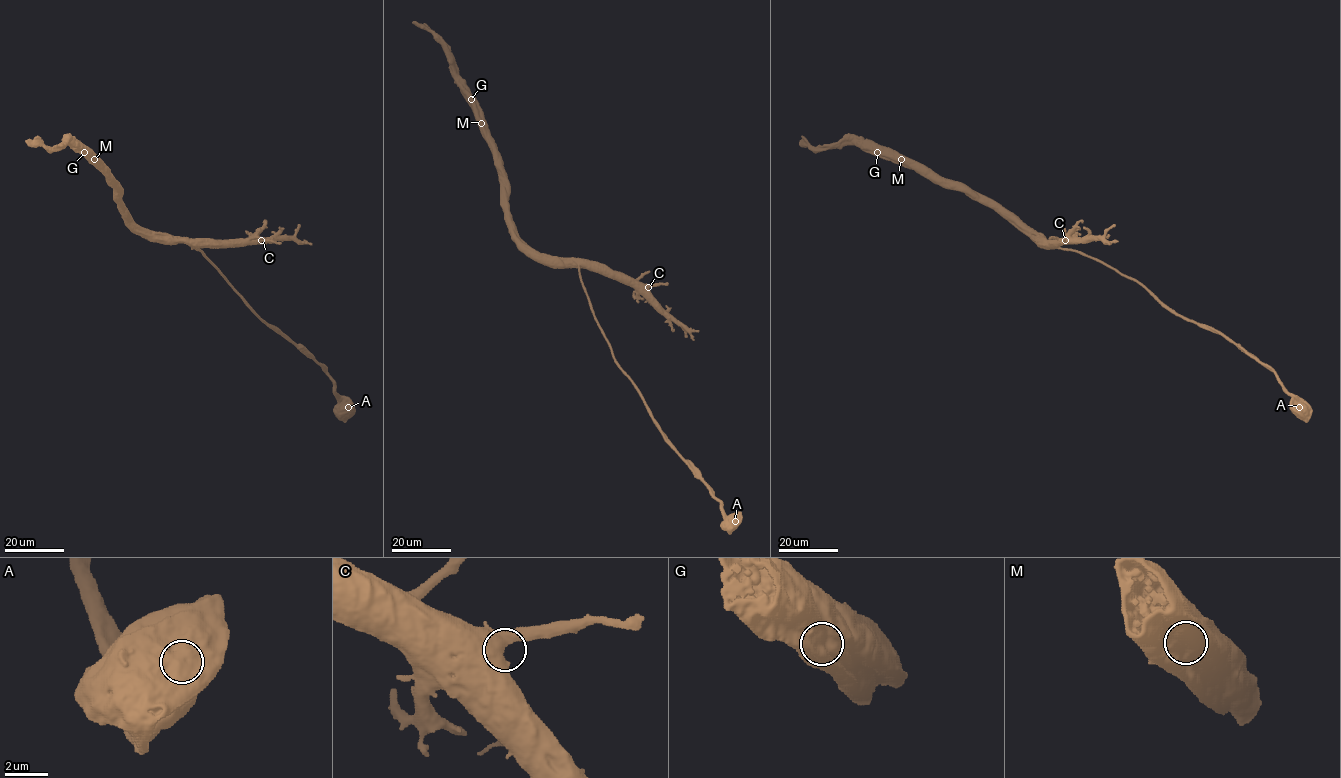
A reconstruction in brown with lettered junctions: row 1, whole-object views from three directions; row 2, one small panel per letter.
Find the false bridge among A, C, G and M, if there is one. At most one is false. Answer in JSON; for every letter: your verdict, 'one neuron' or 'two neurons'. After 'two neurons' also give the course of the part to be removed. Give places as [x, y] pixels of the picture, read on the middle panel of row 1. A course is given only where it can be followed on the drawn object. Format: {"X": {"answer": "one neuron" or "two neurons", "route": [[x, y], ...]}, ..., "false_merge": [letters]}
{"A": {"answer": "one neuron"}, "C": {"answer": "one neuron"}, "G": {"answer": "one neuron"}, "M": {"answer": "one neuron"}, "false_merge": []}

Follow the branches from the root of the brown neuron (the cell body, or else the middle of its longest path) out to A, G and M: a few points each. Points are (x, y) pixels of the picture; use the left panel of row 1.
A: (166, 240), (183, 237), (192, 248), (199, 249), (265, 323), (322, 367), (348, 407)
G: (166, 240), (156, 232), (143, 232), (123, 212), (119, 190), (84, 152)
M: (166, 240), (156, 232), (143, 232), (123, 212), (119, 190), (94, 160)

